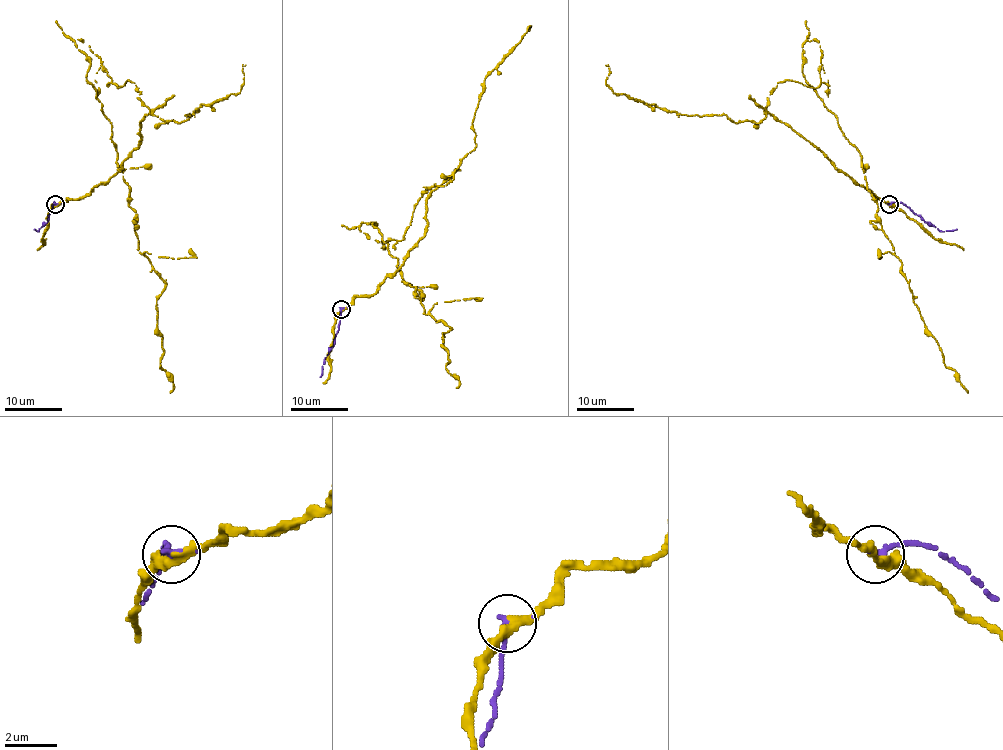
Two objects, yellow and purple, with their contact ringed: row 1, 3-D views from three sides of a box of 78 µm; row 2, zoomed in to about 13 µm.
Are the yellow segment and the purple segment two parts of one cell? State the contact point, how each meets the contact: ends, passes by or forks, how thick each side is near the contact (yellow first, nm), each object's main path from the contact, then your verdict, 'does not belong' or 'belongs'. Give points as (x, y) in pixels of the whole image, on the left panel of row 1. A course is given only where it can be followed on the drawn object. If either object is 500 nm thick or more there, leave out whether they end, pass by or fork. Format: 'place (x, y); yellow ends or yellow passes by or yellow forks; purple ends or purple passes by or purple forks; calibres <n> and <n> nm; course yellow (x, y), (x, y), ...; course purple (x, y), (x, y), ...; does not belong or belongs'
place (55, 204); yellow passes by; purple ends; calibres 360 and 280 nm; course yellow (56, 204), (115, 174), (150, 110), (78, 39), (138, 250), (165, 284), (157, 330), (170, 393); course purple (55, 204), (48, 222), (38, 231), (33, 229); does not belong

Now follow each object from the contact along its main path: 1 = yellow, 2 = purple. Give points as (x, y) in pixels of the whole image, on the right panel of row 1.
1: (888, 204), (765, 110), (779, 82), (821, 83), (807, 40), (802, 75), (861, 156), (926, 330), (967, 393)
2: (888, 204), (903, 202), (940, 231), (957, 229)

